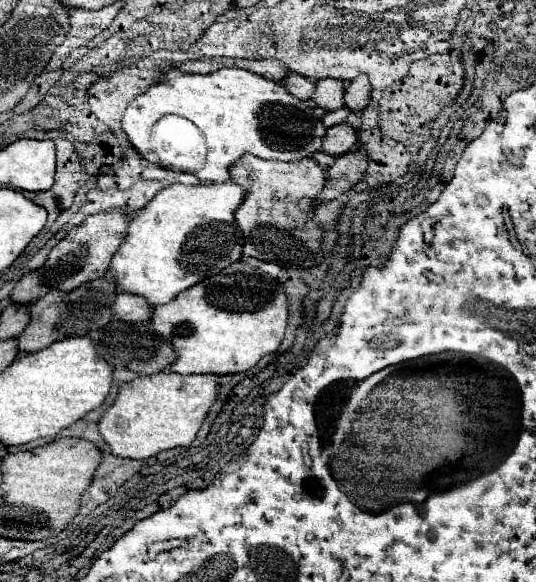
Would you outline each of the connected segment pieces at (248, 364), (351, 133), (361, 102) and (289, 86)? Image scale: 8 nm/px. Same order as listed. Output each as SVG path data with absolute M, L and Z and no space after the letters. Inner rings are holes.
M234 262L222 272L194 284L192 288L180 292L172 302L152 308L150 328L158 332L174 350L176 360L170 370L182 376L188 374L236 374L250 370L264 354L276 352L284 340L284 330L288 322L286 294L282 286L268 274L252 268L244 262Z
M338 124L338 132L328 130L322 142L322 152L330 156L348 154L356 146L356 130L348 124Z
M362 74L356 80L346 84L344 104L352 112L360 112L360 110L364 110L368 106L368 102L370 102L370 84L368 84L368 76Z
M290 72L286 76L286 80L282 80L282 84L298 100L308 100L312 96L312 92L314 92L314 82L304 78L304 76L300 76L300 74L292 74Z

